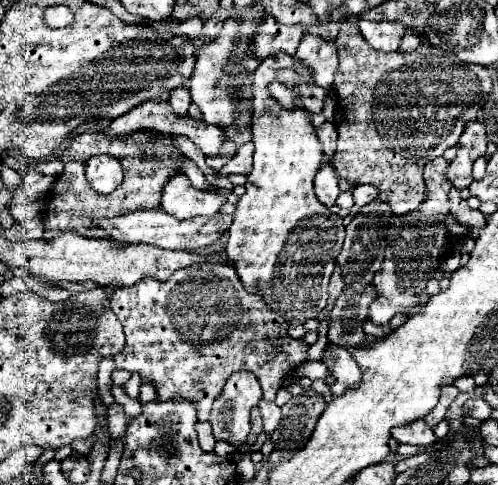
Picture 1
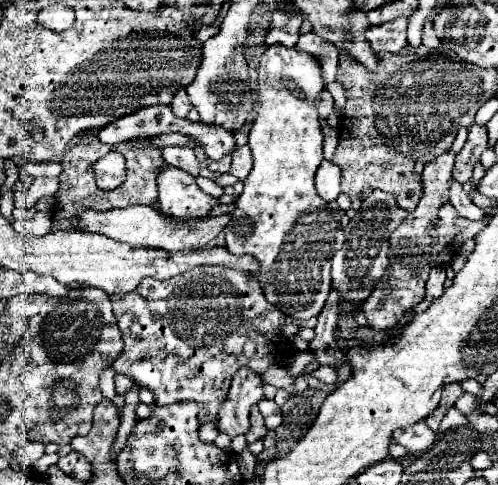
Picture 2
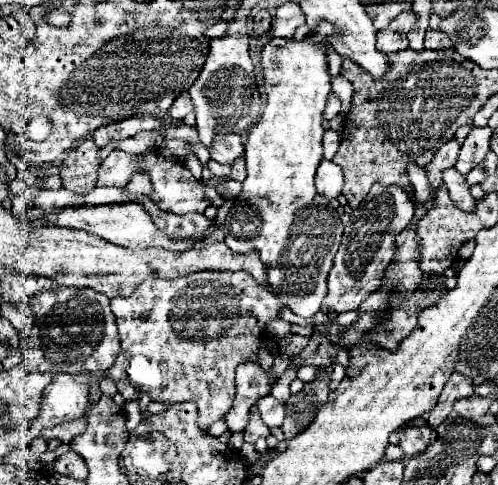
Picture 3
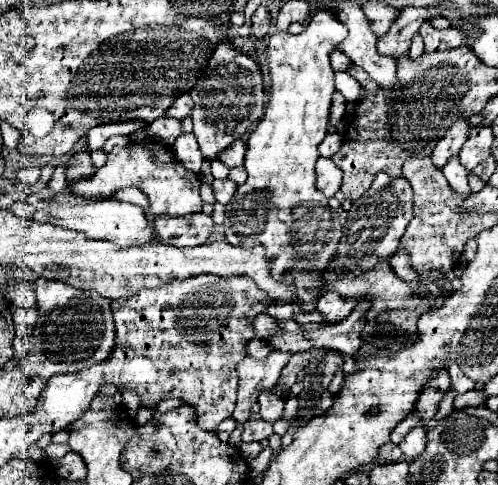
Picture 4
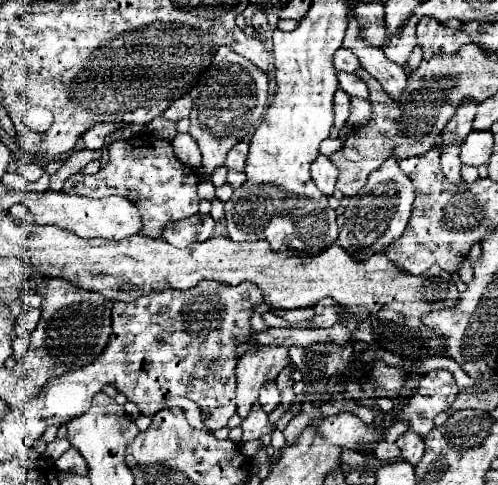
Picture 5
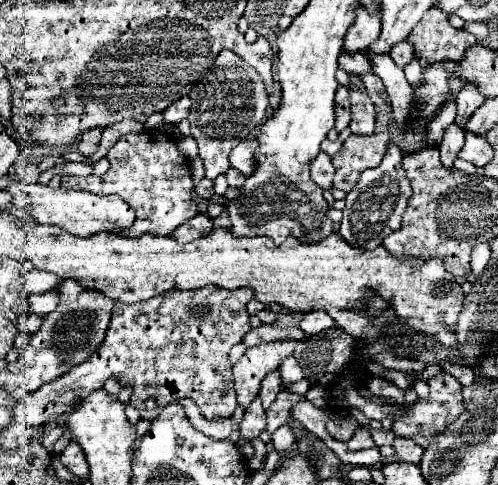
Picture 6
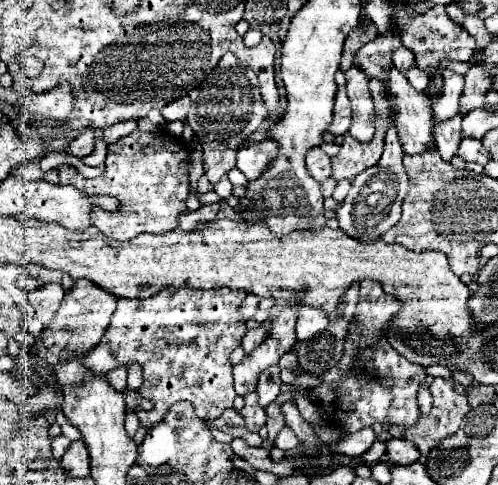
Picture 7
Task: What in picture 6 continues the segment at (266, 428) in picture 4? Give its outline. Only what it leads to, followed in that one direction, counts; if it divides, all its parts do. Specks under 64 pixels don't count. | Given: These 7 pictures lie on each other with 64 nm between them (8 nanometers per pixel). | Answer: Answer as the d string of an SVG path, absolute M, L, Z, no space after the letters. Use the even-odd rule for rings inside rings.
M254 398L252 404L248 406L248 410L244 412L244 420L240 422L242 440L250 442L250 440L258 438L262 430L266 430L266 410L264 410L264 406L260 404L260 400Z

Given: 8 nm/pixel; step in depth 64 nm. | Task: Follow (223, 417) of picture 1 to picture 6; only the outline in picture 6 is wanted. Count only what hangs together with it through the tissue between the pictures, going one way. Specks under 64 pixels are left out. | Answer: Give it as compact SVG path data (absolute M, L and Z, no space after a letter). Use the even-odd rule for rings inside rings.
M270 342L248 348L246 354L234 364L234 388L238 404L246 410L248 404L258 396L262 378L278 370L282 360L294 352L296 342Z

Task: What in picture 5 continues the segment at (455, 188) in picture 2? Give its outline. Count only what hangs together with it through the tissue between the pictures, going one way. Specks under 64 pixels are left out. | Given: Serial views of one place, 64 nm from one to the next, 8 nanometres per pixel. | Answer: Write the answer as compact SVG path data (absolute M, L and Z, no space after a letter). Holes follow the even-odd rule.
M450 144L446 148L442 148L442 158L440 158L440 164L442 164L442 172L444 176L454 182L454 184L460 184L462 182L462 174L460 174L460 146L458 144Z

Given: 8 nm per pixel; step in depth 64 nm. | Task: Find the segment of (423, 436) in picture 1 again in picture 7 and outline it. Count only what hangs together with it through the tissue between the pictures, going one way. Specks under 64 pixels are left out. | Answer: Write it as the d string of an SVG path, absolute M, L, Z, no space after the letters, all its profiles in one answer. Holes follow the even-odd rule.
M392 438L386 444L386 458L392 464L412 464L420 460L420 450L416 448L416 444L412 444L410 440L400 440L400 438Z

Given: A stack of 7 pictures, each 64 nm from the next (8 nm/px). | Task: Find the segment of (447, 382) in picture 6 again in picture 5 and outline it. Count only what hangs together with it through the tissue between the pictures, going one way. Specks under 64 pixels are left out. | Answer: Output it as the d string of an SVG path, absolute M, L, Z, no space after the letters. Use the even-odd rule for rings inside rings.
M430 370L420 380L420 386L414 390L408 406L403 408L402 414L397 415L397 421L410 422L412 430L426 436L434 426L432 420L440 412L452 412L456 394L458 386L448 370Z

